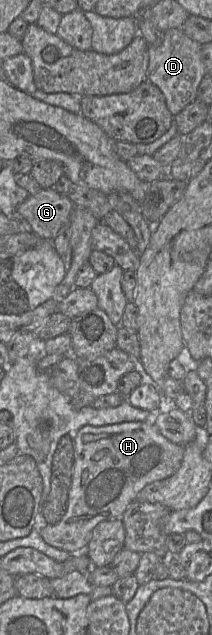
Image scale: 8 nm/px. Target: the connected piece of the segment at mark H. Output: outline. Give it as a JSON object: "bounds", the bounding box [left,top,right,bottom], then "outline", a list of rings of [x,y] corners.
{"bounds":[39,421,184,554],"outline":[[[151,421],[83,426],[74,440],[67,510],[57,524],[39,524],[39,534],[53,547],[71,554],[84,552],[98,523],[121,518],[146,485],[172,476],[183,456],[184,445],[170,442]]]}

